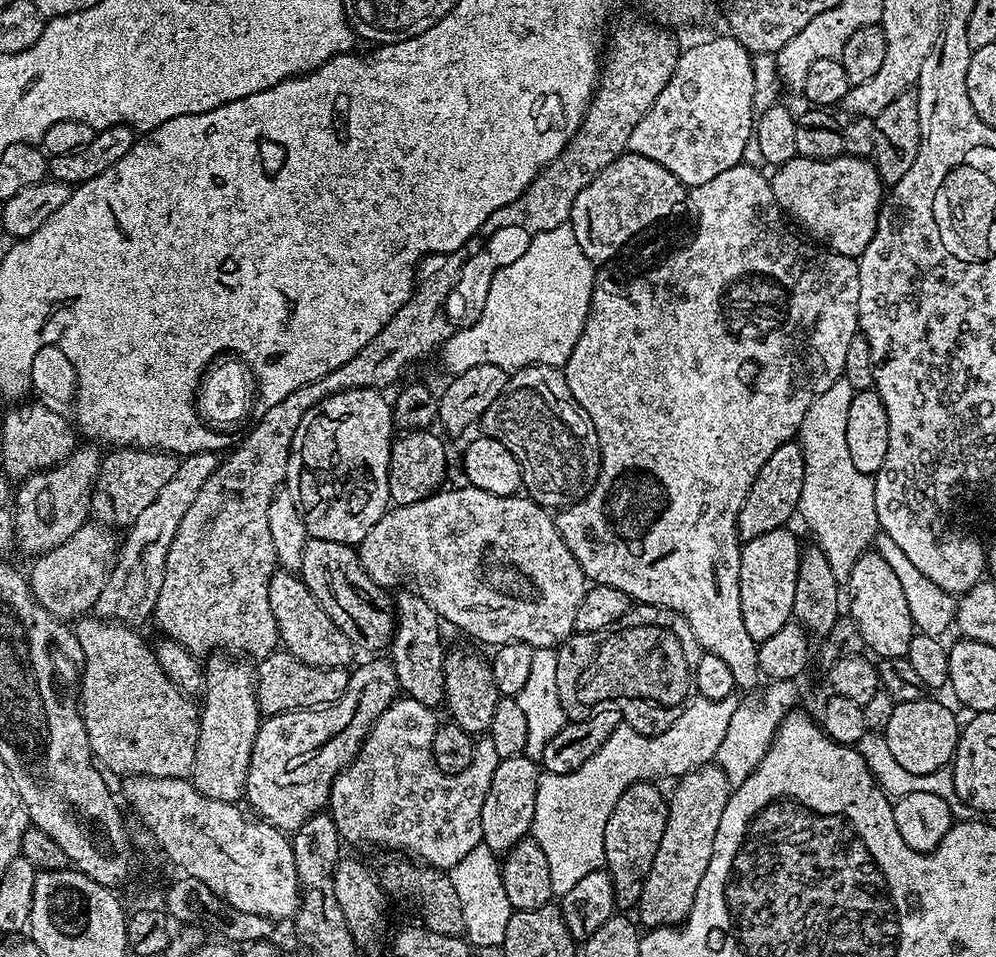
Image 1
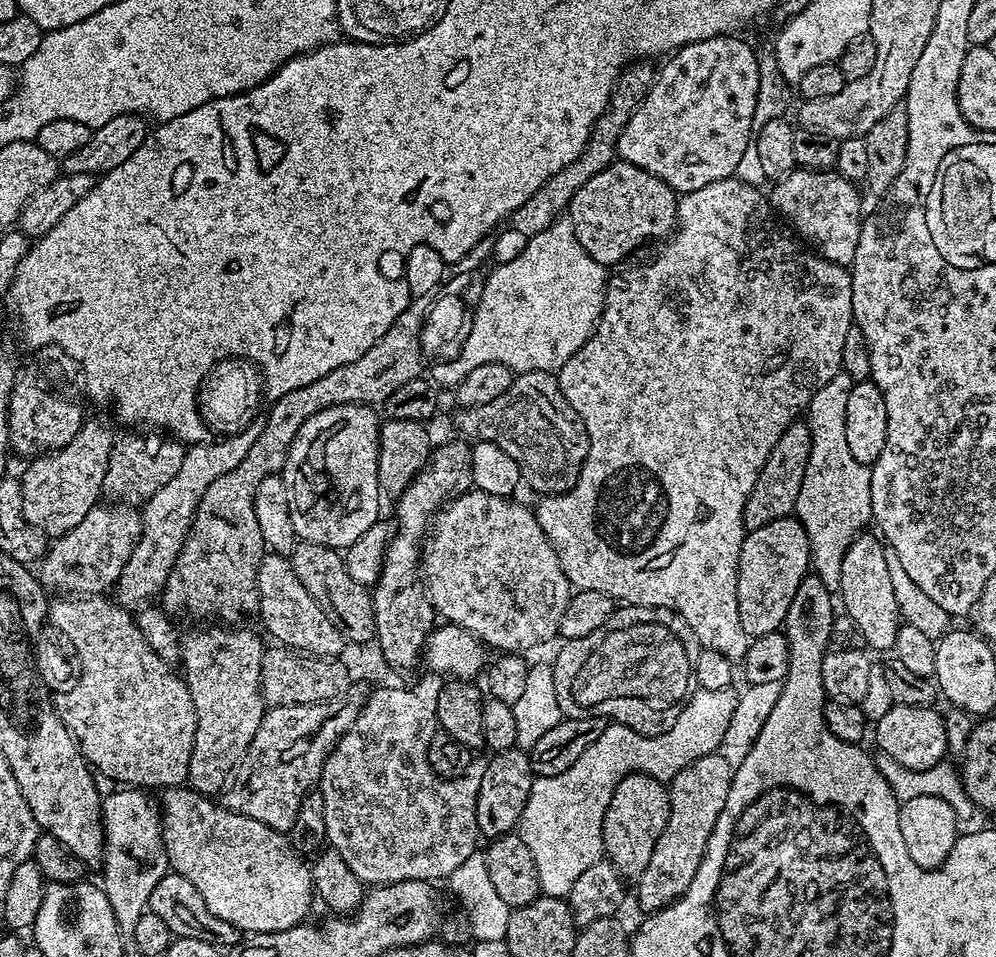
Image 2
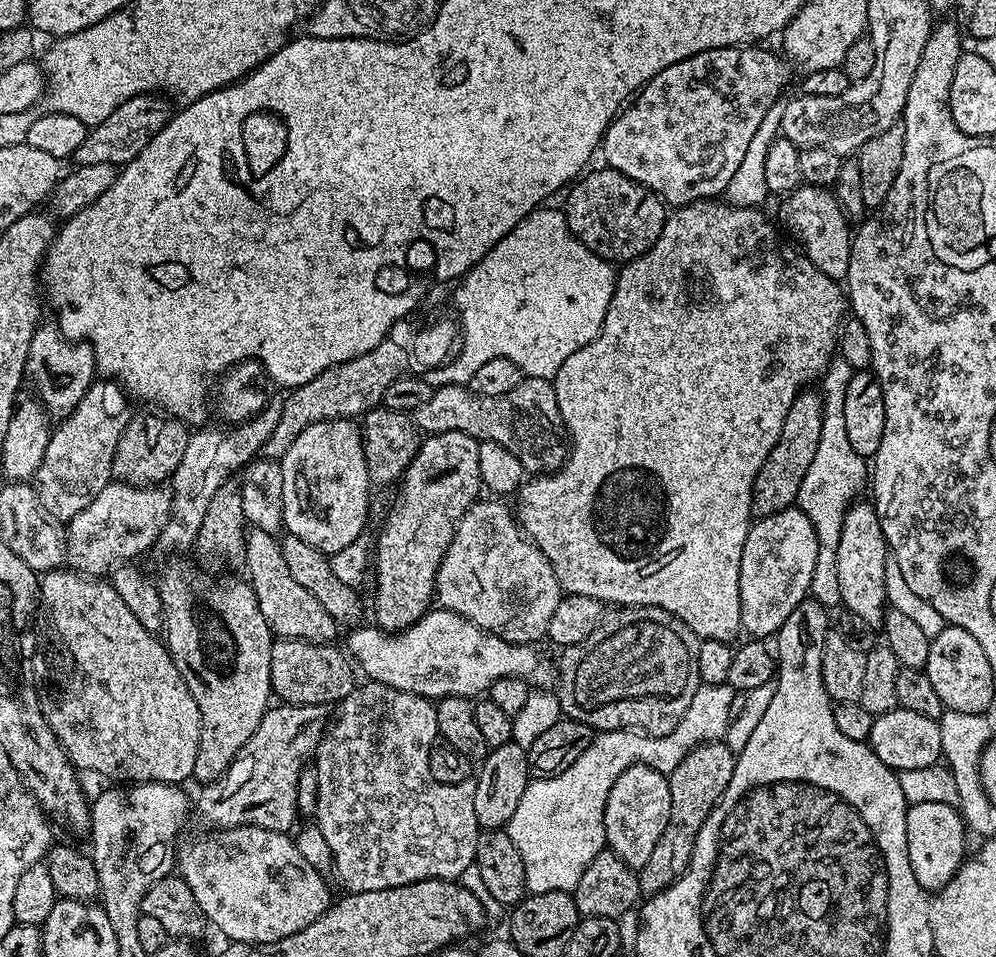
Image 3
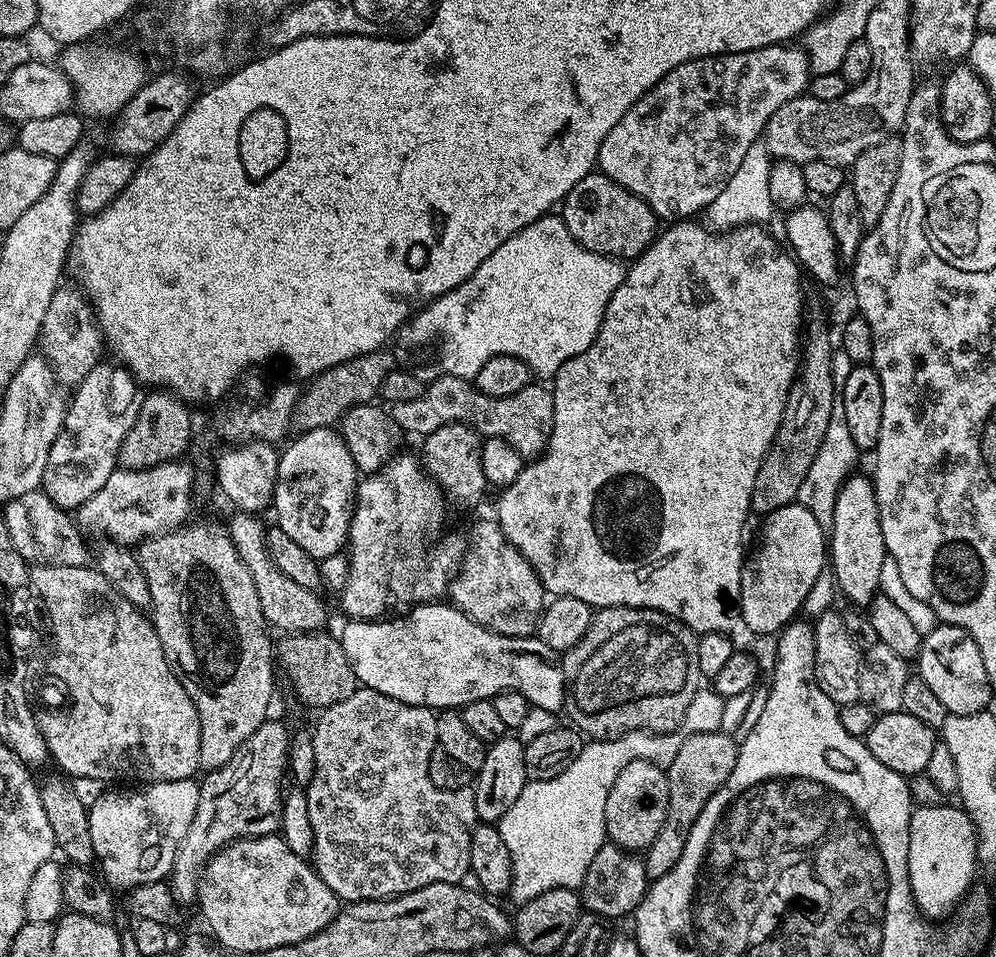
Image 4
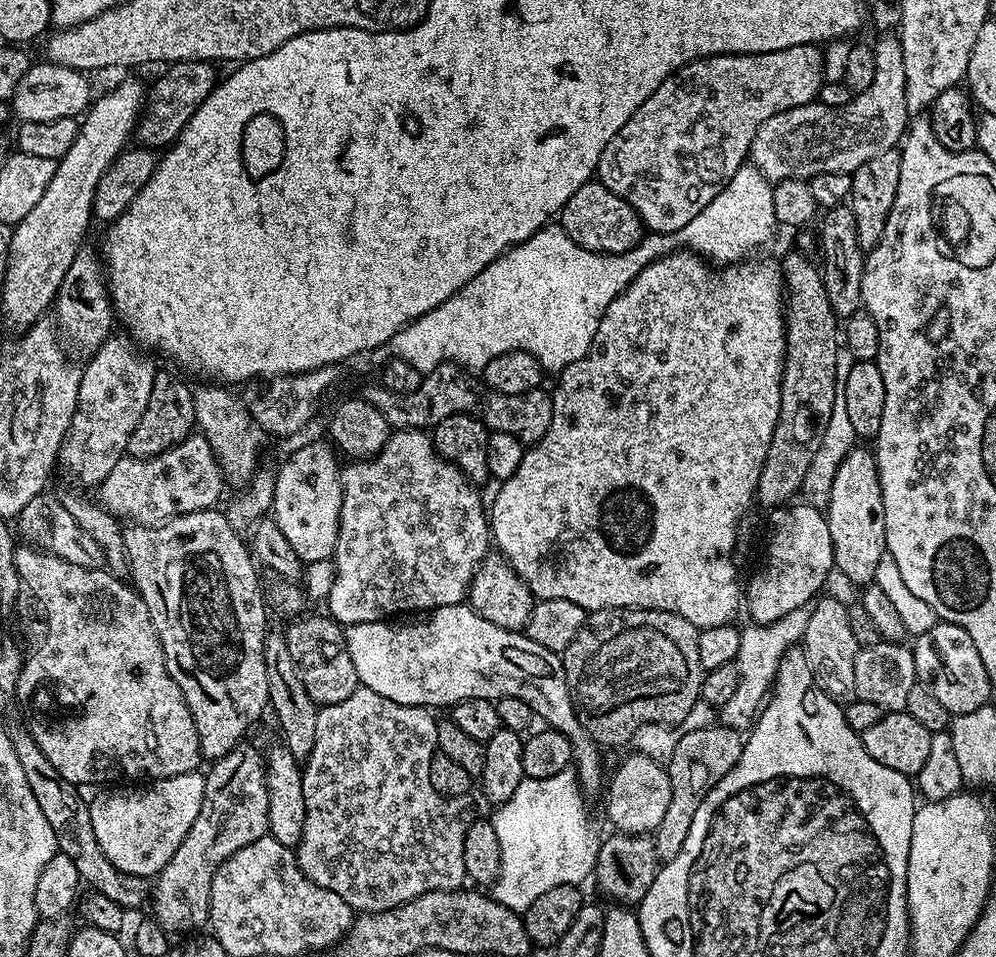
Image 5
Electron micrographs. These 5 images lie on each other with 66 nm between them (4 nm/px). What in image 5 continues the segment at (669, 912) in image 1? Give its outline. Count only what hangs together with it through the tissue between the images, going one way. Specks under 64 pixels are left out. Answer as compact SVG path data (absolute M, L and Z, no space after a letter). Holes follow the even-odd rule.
M714 722L702 730L690 730L674 746L674 754L666 761L670 778L670 806L662 822L658 822L652 841L656 847L656 857L661 862L675 858L678 850L682 850L682 842L686 842L686 834L690 834L690 825L694 823L694 814L698 814L698 806L710 794L710 790L723 776L730 774L738 762L744 749L745 737L732 728Z

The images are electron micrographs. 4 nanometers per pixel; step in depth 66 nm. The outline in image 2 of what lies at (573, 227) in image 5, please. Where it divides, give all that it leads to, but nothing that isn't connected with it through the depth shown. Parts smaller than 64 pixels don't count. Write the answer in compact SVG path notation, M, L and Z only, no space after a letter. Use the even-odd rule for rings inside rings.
M617 159L594 174L594 178L590 178L590 182L574 194L566 212L586 254L590 254L590 258L599 264L611 266L626 259L639 244L655 236L667 237L676 224L677 203L678 193L662 182L662 178Z

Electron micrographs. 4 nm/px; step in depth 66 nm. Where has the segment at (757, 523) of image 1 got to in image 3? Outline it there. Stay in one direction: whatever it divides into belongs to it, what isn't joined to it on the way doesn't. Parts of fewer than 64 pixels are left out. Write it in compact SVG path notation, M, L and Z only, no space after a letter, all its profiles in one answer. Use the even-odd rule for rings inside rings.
M805 390L796 396L790 414L786 414L786 422L782 422L782 434L778 434L774 450L770 450L766 462L762 462L762 470L758 470L758 478L752 487L753 517L778 514L795 505L798 490L802 490L802 478L806 478L806 470L810 470L810 462L814 462L818 438L822 435L824 397L819 391L812 391Z

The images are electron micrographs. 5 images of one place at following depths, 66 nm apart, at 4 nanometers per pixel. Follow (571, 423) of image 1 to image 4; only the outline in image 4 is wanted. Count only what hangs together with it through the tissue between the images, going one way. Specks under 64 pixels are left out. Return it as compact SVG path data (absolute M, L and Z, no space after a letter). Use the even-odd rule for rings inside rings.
M439 375L425 387L419 398L413 398L410 402L393 404L390 411L394 422L398 422L401 433L404 434L417 432L417 437L423 438L434 434L434 430L438 430L438 426L446 426L450 422L463 422L463 424L470 425L475 432L480 433L481 437L497 436L510 442L510 446L514 446L514 450L518 450L518 454L522 454L526 458L535 458L547 448L548 439L554 426L554 398L551 391L545 385L543 388L539 383L527 384L522 390L518 390L518 394L506 394L506 398L494 398L482 394L469 381L462 378Z

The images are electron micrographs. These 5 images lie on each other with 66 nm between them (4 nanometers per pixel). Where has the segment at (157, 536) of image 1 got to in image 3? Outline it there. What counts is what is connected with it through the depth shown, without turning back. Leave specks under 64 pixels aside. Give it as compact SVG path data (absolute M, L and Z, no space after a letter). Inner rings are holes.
M273 402L264 407L254 418L243 420L241 424L231 426L204 426L193 431L186 442L186 450L182 453L182 462L178 462L178 470L170 478L172 509L168 515L166 526L160 532L159 547L169 548L172 552L184 552L195 545L198 534L202 530L202 518L206 518L206 510L210 506L210 498L225 487L227 476L241 471L261 455L264 443L274 434L274 426L278 426L278 418L282 418L282 403Z

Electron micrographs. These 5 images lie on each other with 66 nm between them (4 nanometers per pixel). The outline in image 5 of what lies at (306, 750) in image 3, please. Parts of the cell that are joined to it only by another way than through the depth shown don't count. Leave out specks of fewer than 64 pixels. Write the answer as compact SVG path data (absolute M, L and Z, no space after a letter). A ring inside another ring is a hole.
M244 747L230 750L230 754L209 767L212 769L207 769L202 810L198 810L198 818L194 818L188 836L182 838L182 846L174 850L174 858L154 877L150 908L160 912L155 913L154 919L168 934L192 934L203 929L200 927L209 923L210 886L218 866L230 858L232 851L242 850L242 846L250 846L258 838L269 835L266 760L258 749ZM223 836L232 836L232 845L220 840Z

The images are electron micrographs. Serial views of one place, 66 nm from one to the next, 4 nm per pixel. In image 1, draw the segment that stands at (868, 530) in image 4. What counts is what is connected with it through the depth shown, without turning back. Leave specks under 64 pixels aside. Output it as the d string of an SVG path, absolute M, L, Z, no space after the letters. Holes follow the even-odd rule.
M875 550L864 552L858 562L854 562L846 588L852 591L852 601L849 604L847 601L846 608L852 620L858 622L865 649L876 658L907 657L910 638L914 634L910 607L902 583L882 554Z

